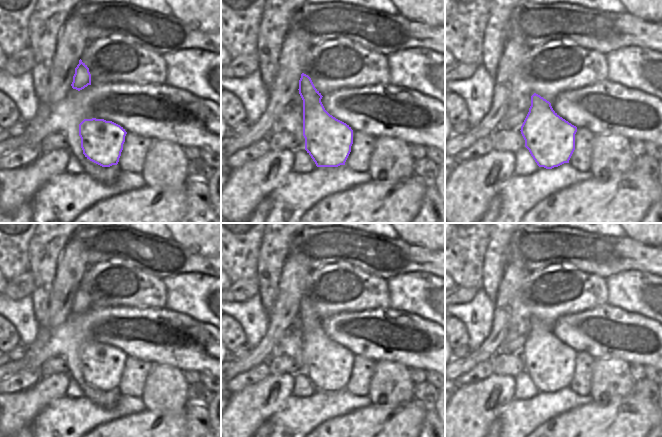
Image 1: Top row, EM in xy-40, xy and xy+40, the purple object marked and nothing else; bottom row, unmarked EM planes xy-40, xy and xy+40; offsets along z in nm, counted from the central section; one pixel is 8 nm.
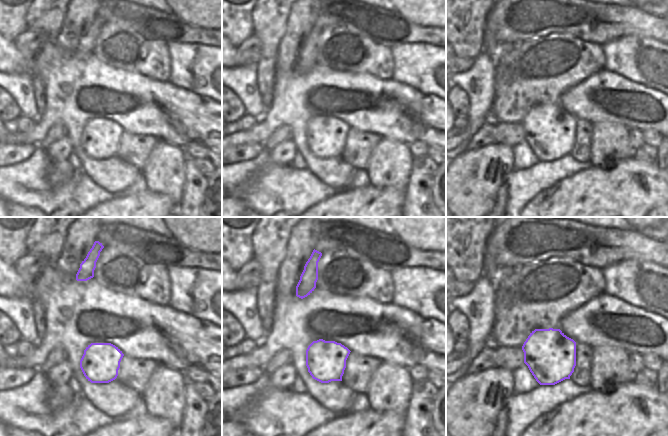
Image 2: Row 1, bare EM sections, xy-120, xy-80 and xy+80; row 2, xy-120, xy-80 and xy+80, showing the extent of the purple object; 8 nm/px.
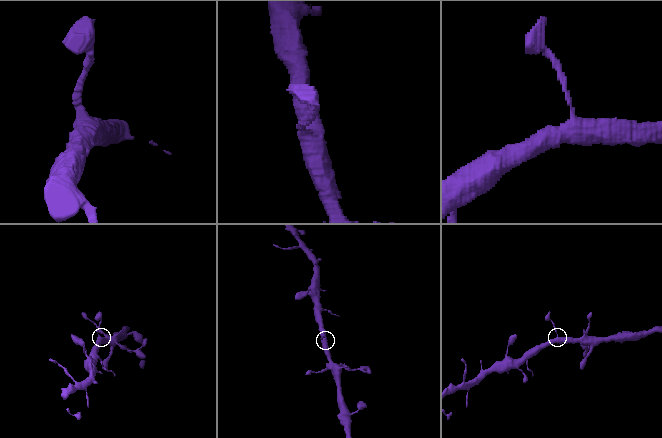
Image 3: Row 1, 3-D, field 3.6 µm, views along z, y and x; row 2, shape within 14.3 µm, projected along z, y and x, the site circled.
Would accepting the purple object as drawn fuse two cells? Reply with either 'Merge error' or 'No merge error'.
No merge error

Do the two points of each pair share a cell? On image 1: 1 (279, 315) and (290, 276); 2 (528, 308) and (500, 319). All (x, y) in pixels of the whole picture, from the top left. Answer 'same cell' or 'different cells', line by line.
1: same cell
2: different cells

